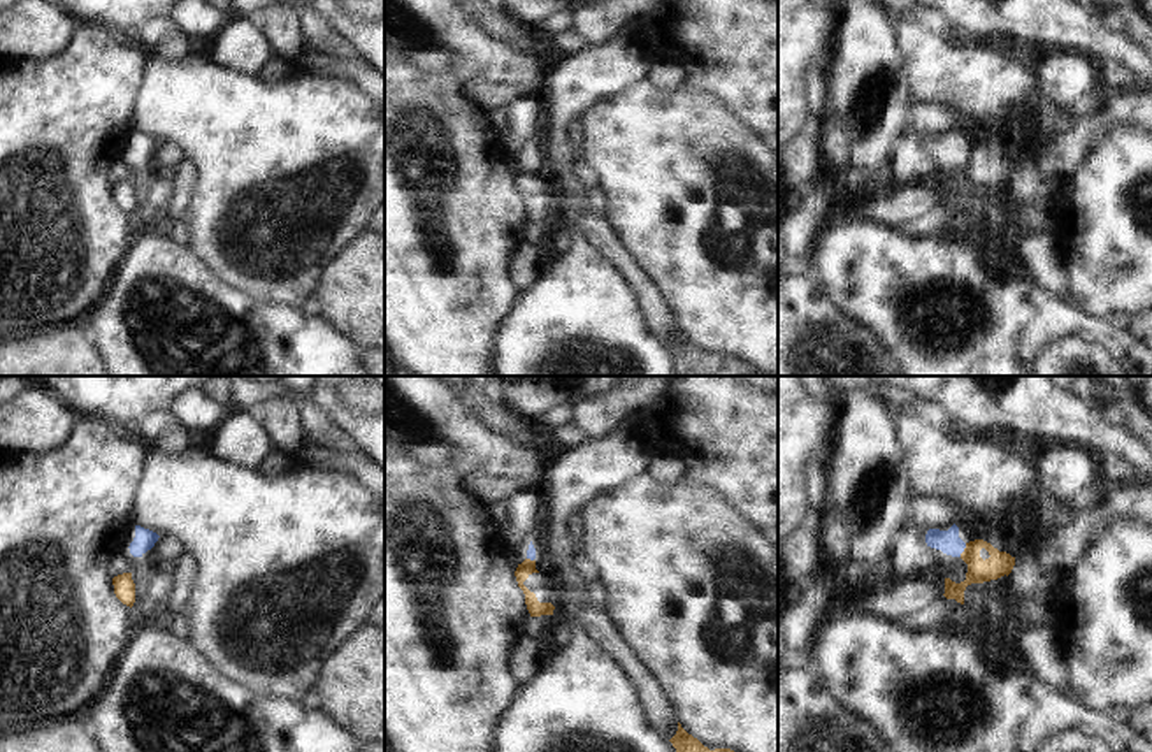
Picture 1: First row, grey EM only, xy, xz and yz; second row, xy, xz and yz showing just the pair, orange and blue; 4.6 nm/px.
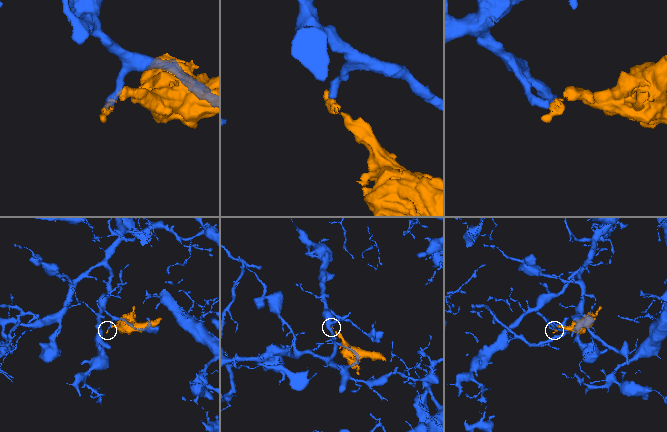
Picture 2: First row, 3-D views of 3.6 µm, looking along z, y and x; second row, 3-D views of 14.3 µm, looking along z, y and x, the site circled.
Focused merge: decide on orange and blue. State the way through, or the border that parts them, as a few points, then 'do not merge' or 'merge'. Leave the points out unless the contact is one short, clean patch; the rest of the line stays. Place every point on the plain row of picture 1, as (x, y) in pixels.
do not merge

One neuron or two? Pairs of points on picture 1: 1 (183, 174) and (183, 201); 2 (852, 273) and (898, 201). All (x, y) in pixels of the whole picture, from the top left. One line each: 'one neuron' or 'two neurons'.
1: one neuron
2: two neurons

